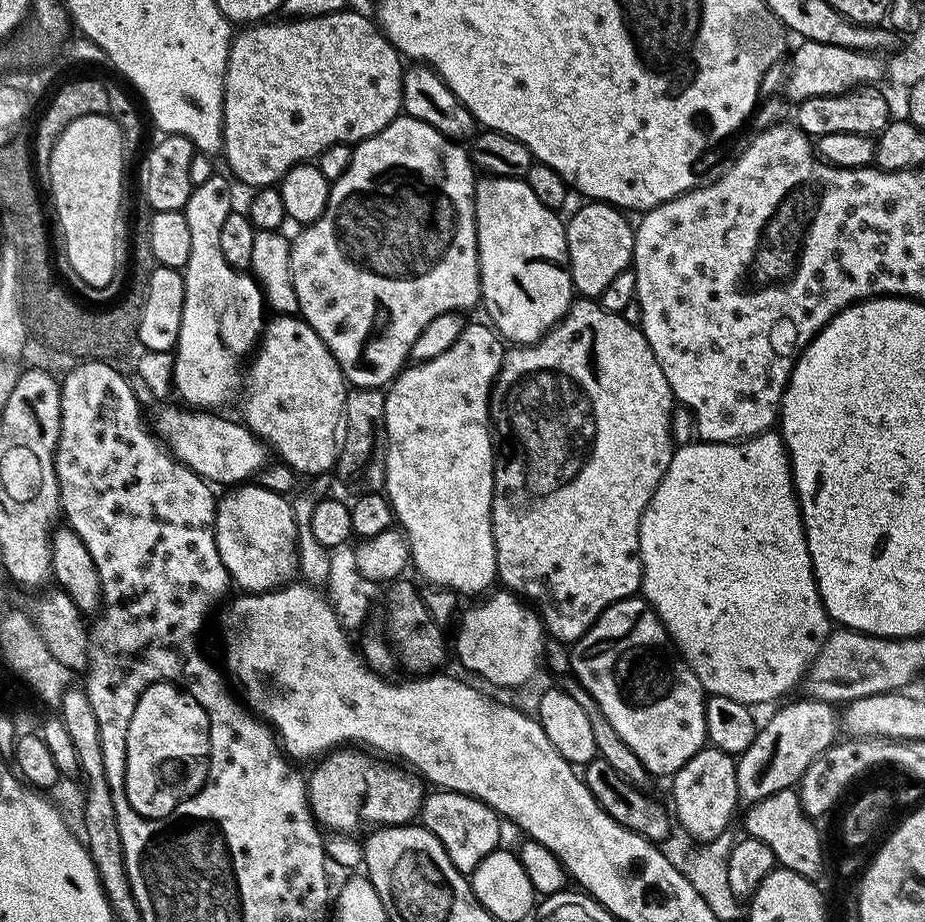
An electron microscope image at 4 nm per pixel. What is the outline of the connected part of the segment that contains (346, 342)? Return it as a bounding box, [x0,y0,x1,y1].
[286,115,481,389]

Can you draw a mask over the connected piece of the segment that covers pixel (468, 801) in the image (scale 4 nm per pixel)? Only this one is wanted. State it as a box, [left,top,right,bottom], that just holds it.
[418,791,501,874]

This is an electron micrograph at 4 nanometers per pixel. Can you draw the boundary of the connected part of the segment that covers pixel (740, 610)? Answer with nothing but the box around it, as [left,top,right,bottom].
[640,430,830,705]

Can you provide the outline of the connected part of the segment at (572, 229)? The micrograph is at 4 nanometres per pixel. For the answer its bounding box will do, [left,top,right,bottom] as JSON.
[567,202,636,297]

